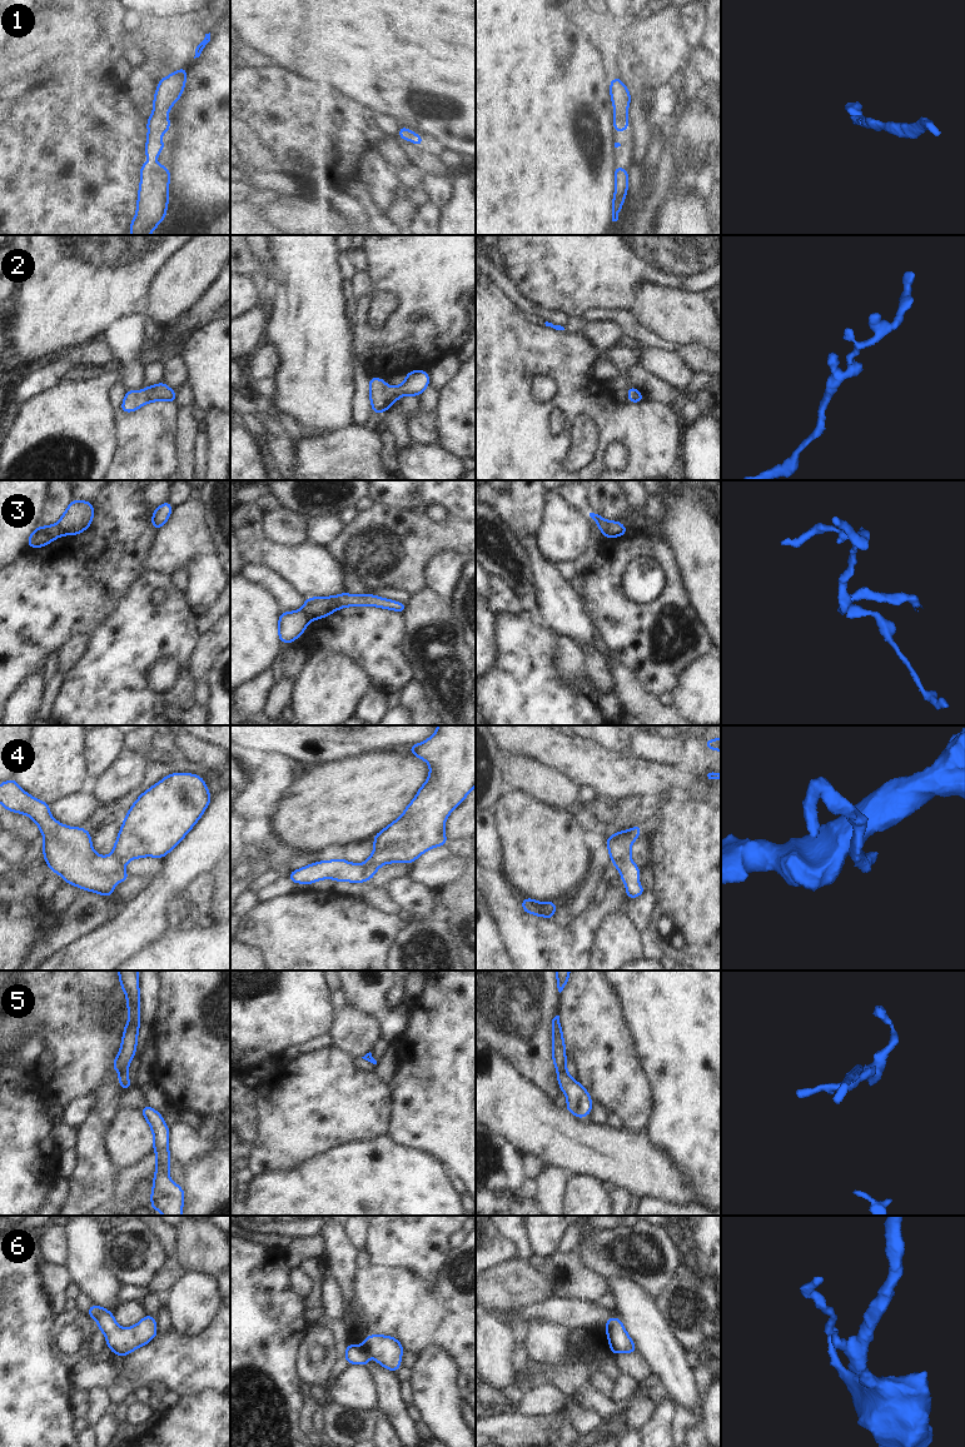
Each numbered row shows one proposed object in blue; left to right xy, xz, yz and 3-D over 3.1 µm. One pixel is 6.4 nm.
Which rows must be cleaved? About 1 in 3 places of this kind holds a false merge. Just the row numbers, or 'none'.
3, 4.

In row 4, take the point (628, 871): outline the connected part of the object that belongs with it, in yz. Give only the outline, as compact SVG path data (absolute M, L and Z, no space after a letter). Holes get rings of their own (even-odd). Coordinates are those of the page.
M632 860L616 862L616 868L621 874L622 882L626 884L626 894L628 899L633 899L646 893L646 889L638 883L641 868Z

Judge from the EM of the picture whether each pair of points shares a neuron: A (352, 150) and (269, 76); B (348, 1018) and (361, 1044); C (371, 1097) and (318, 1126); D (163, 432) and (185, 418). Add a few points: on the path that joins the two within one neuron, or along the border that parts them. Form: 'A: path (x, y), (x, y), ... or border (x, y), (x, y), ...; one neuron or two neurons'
A: path (332, 133), (326, 133), (289, 96); one neuron
B: path (351, 1024), (358, 1038); one neuron
C: path (358, 1104), (343, 1104), (331, 1117); one neuron
D: border (178, 408), (177, 434), (174, 438), (175, 454); two neurons

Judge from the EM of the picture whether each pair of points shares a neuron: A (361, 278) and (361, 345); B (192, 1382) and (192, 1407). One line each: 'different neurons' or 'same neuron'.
A: different neurons
B: different neurons

